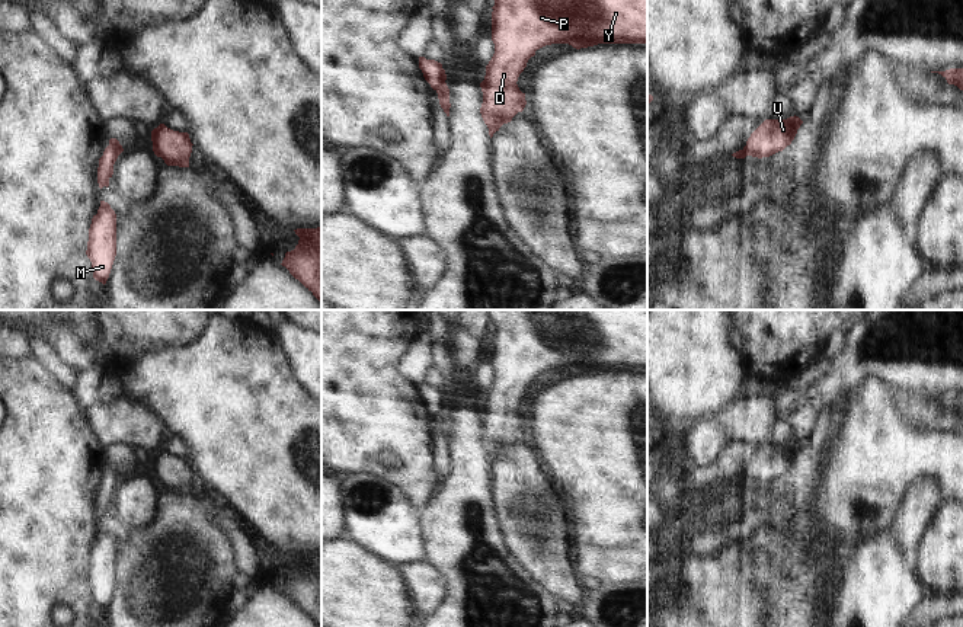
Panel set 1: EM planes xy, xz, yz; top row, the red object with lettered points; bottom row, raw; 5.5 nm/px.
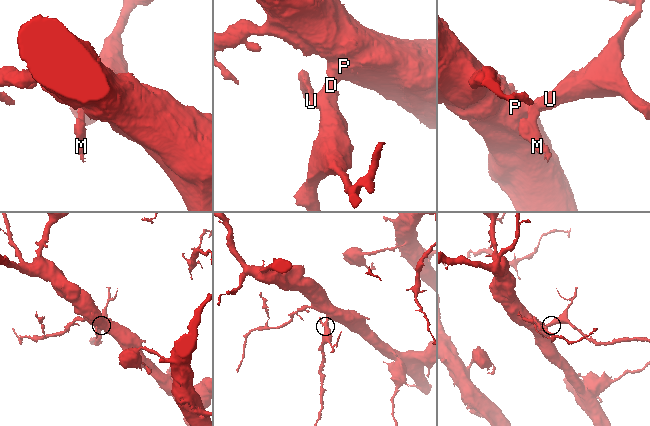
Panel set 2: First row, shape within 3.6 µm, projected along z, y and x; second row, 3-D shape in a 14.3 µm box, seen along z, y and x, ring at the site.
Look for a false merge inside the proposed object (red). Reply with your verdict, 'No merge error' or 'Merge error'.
Merge error.

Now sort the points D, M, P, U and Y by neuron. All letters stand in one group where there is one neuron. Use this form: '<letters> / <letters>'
D P U Y / M

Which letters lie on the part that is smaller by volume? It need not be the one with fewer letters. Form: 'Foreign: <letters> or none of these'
Foreign: M

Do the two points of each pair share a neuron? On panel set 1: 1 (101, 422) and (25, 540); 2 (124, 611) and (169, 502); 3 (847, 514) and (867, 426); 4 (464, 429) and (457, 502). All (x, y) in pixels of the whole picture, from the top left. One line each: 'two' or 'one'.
1: two
2: one
3: one
4: one

